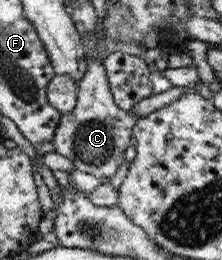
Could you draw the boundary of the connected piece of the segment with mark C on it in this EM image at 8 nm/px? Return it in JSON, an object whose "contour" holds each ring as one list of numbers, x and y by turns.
{"contour":[[92,59,87,62,84,77,77,84,76,102,70,112,61,113,57,127,52,136,53,152,62,155,73,164,73,168,92,174,96,178,111,178,123,161,124,151,129,146,131,130,137,118,131,116,114,104,110,94,102,60]]}

